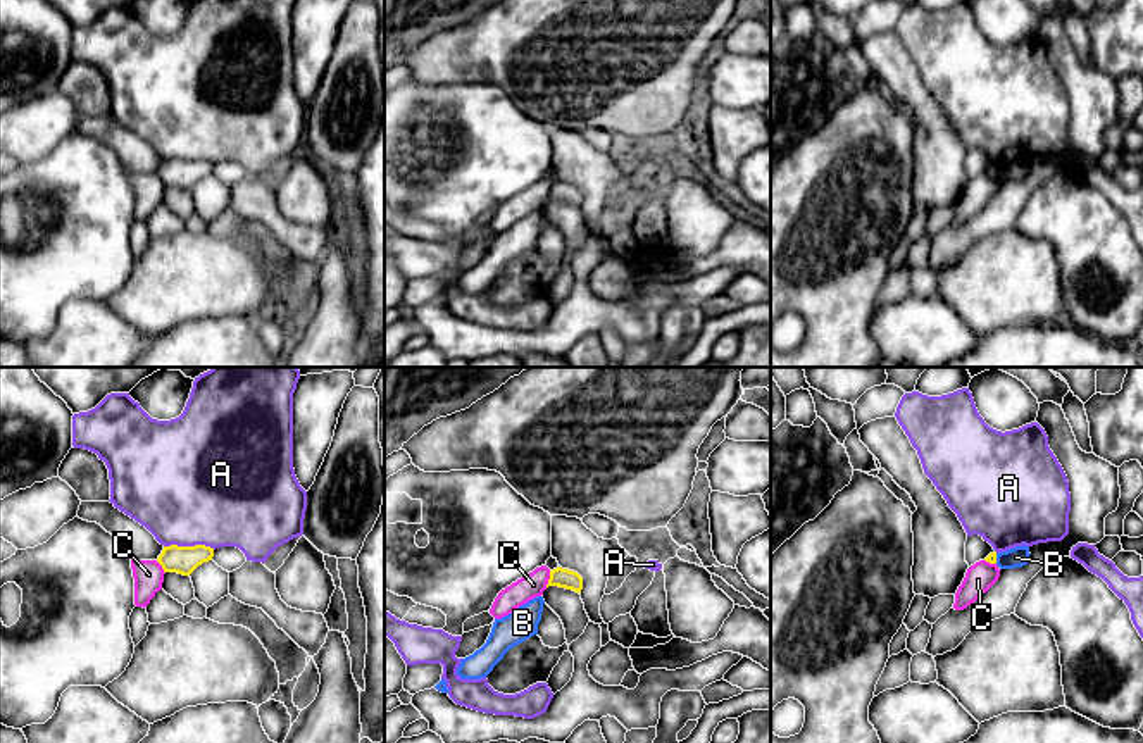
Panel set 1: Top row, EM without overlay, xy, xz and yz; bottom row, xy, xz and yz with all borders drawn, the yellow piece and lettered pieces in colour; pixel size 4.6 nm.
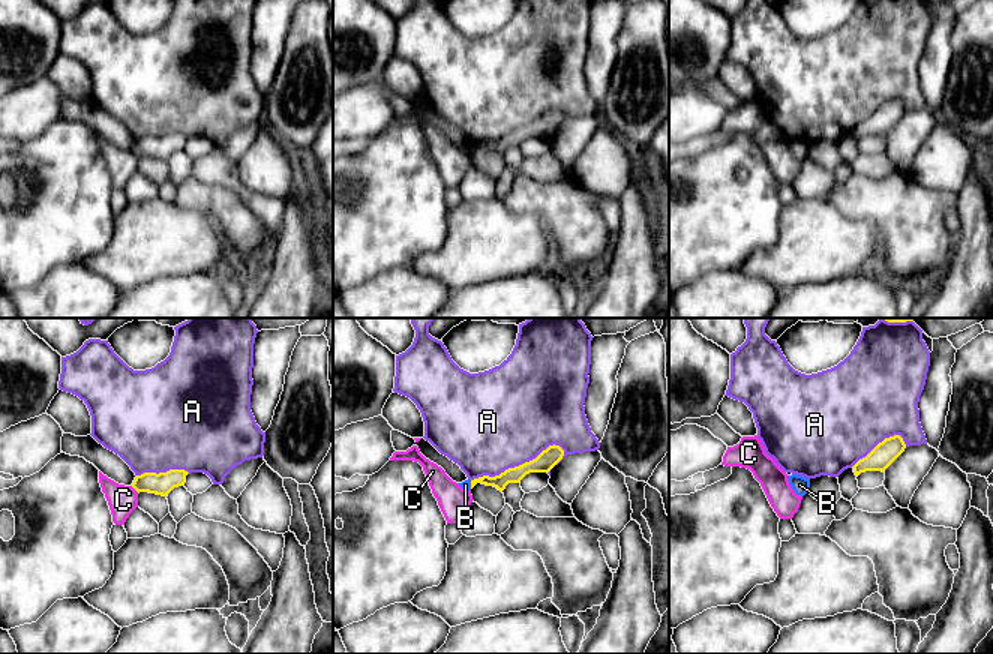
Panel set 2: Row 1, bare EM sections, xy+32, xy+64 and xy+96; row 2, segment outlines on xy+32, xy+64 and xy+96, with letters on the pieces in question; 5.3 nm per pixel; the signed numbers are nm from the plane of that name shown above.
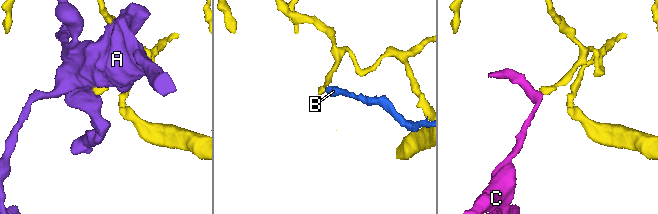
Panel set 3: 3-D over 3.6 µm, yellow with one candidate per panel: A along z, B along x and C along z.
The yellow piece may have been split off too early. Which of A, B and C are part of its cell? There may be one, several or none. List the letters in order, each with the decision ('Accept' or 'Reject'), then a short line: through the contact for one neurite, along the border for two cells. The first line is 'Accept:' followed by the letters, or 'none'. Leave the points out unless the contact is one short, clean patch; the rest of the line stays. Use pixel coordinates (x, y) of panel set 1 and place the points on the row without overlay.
Accept: none
A: Reject
B: Reject. Line: yz (995, 168), (997, 176)
C: Reject. Line: xz (550, 185), (545, 200)

